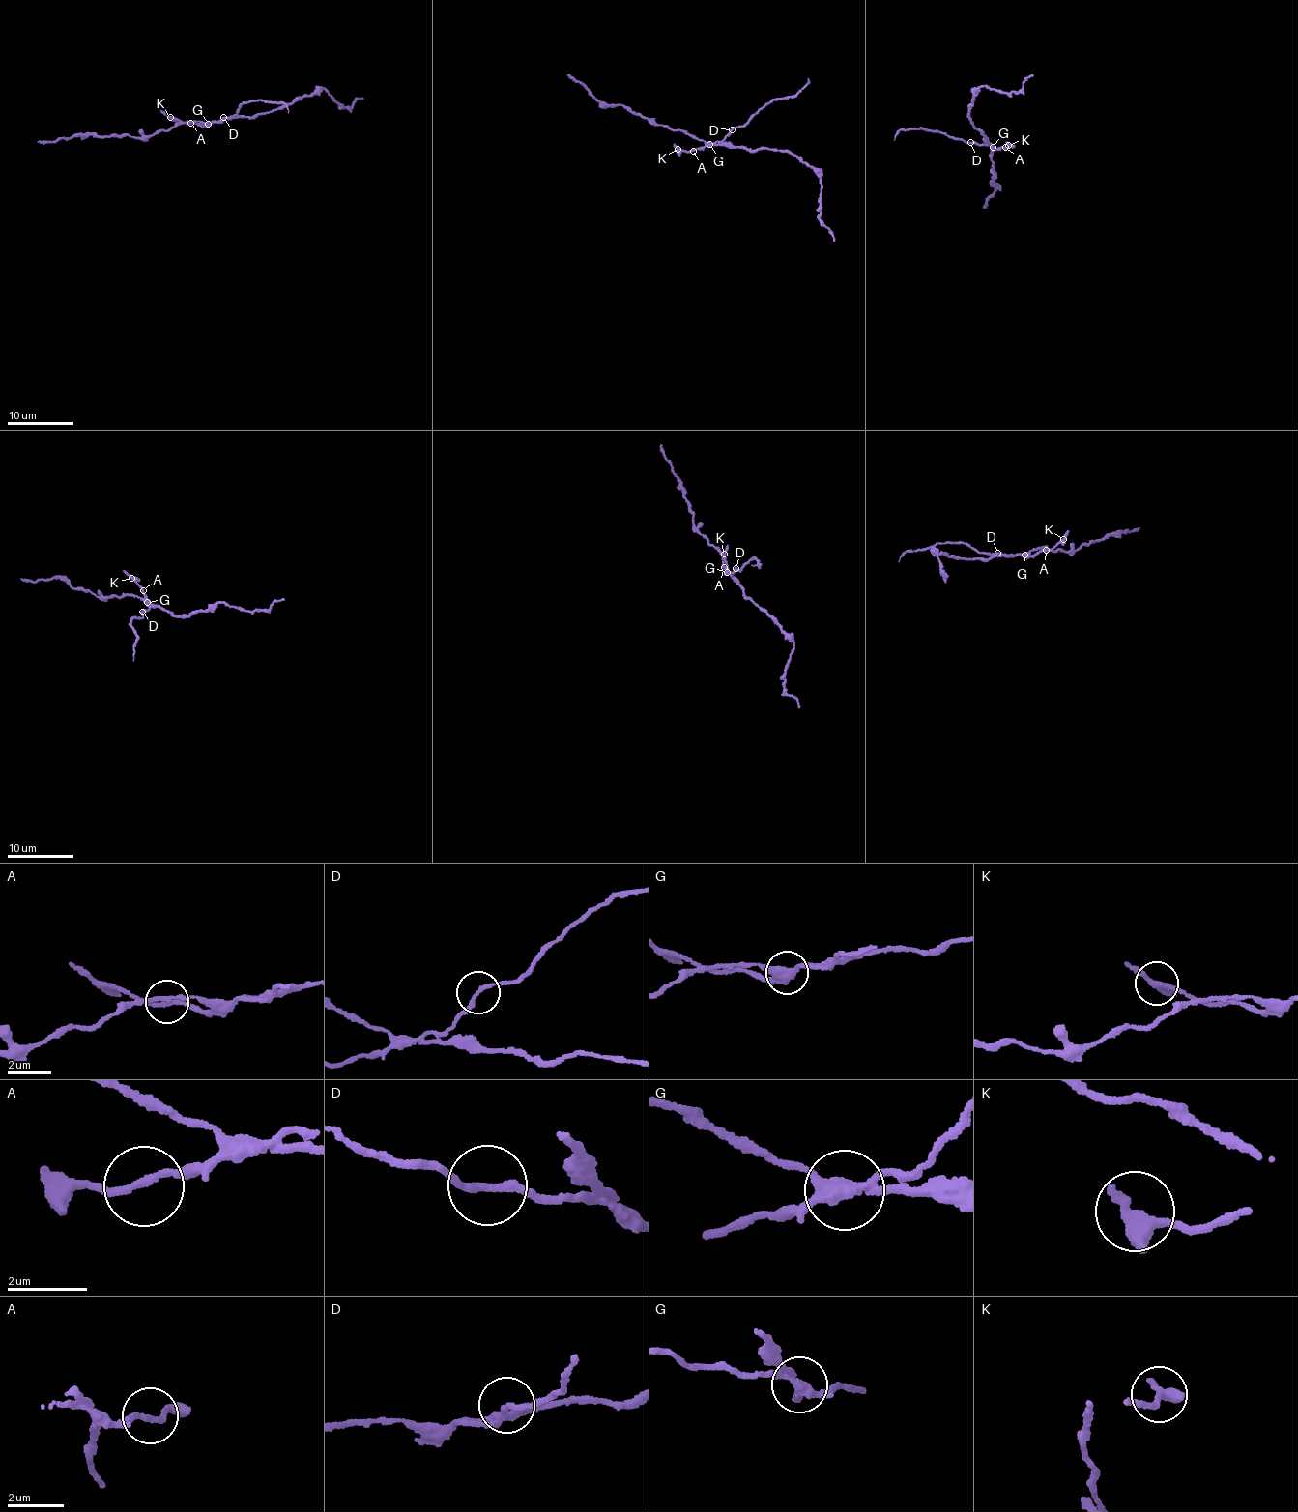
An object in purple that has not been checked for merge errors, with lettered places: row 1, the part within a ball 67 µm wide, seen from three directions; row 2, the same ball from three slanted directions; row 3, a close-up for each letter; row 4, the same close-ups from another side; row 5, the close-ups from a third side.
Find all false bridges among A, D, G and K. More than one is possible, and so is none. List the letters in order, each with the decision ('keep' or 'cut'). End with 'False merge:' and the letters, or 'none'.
A: keep
D: keep
G: cut
K: keep
False merge: G

